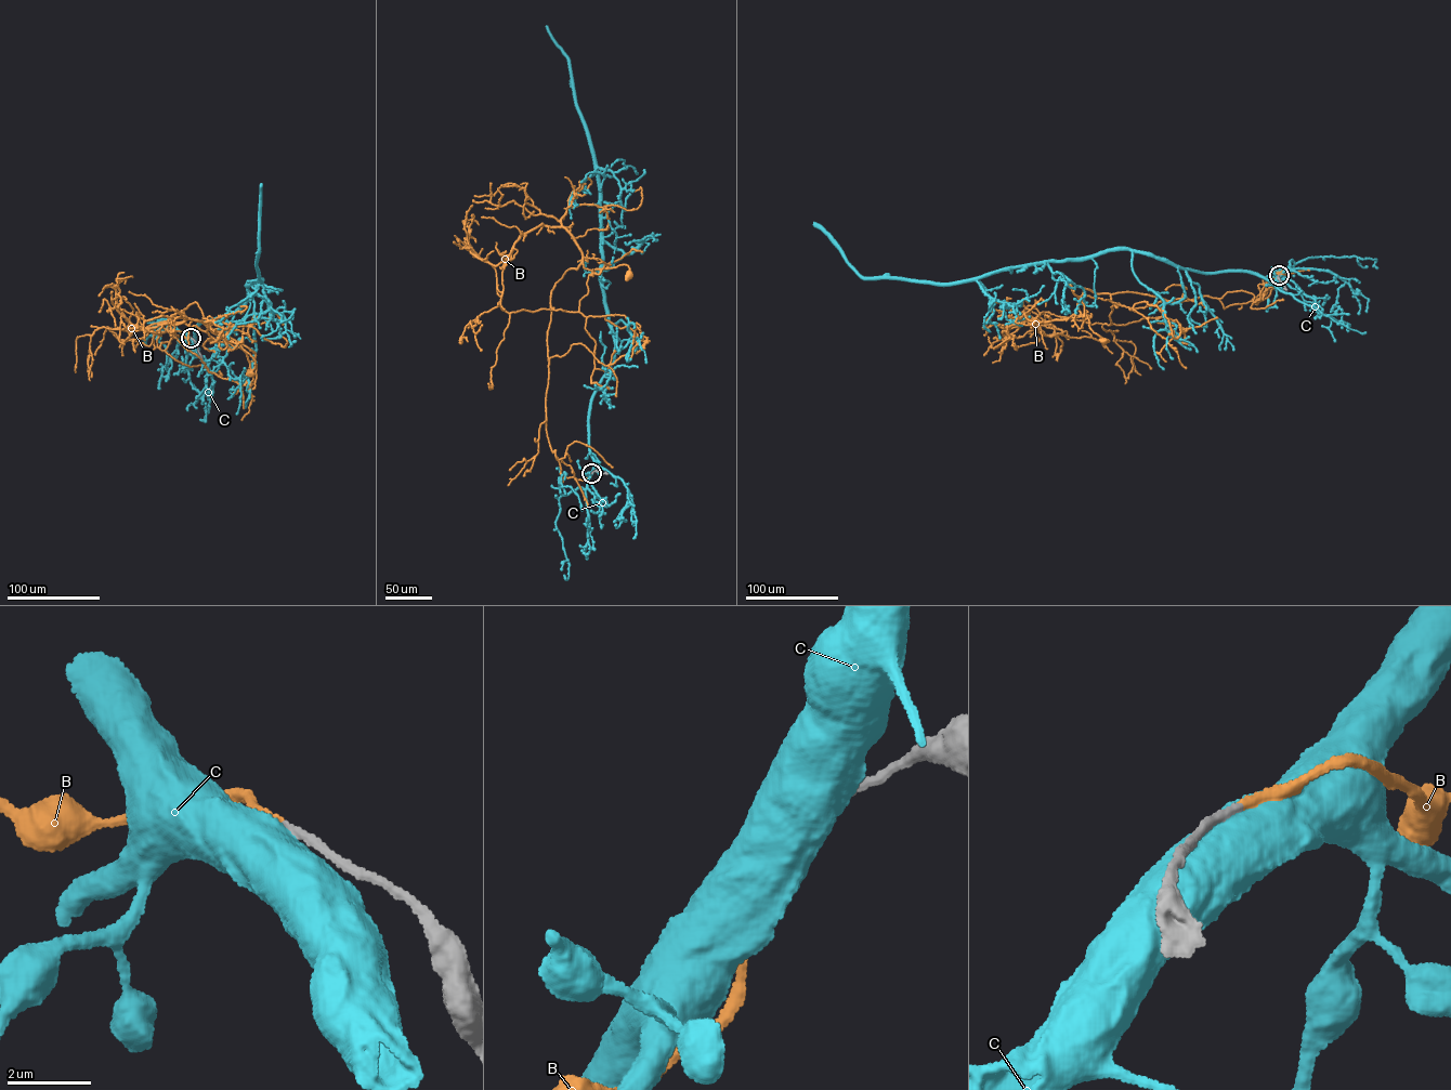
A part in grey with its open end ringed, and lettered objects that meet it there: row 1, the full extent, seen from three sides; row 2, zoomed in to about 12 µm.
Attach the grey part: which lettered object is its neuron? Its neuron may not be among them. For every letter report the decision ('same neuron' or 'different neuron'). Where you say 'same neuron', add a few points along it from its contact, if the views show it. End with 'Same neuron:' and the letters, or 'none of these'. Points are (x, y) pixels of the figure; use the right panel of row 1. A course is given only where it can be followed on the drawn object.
B: same neuron; course (1279, 275), (1254, 302), (1242, 290), (1178, 302), (1084, 288), (1075, 317), (1085, 313), (1105, 341)
C: different neuron
Same neuron: B

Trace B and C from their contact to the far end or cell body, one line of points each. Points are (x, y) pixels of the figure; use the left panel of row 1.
B: (191, 338), (175, 330), (153, 349), (153, 331), (196, 302), (210, 330), (255, 359), (250, 373)
C: (192, 338), (193, 343), (201, 322), (237, 310), (248, 297), (248, 284), (262, 278), (257, 265), (261, 183)

